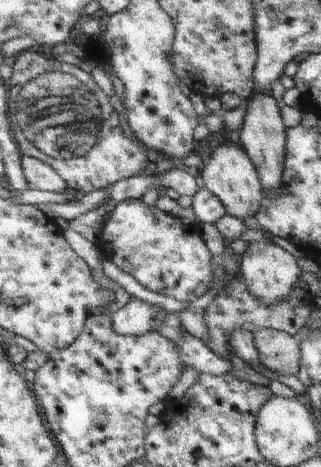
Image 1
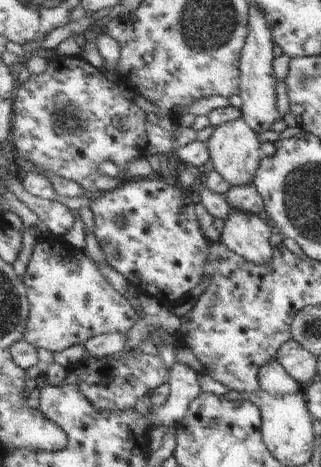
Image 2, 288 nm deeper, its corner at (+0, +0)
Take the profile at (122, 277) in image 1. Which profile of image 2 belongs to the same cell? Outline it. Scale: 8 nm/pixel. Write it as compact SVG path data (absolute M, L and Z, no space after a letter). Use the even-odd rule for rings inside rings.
M37 236L23 282L27 284L31 300L31 314L23 340L35 348L51 350L53 354L85 346L95 336L111 332L125 334L139 320L137 308L115 288L115 284L103 274L101 266L93 262L85 250L69 244L65 236Z

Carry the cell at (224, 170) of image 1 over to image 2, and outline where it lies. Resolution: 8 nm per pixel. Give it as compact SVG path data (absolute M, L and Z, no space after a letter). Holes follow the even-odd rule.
M241 118L237 122L223 124L221 128L215 128L213 136L209 138L209 158L213 160L213 168L233 186L233 188L243 188L243 186L253 186L255 176L259 174L259 166L263 164L263 154L261 154L261 138L259 134Z

